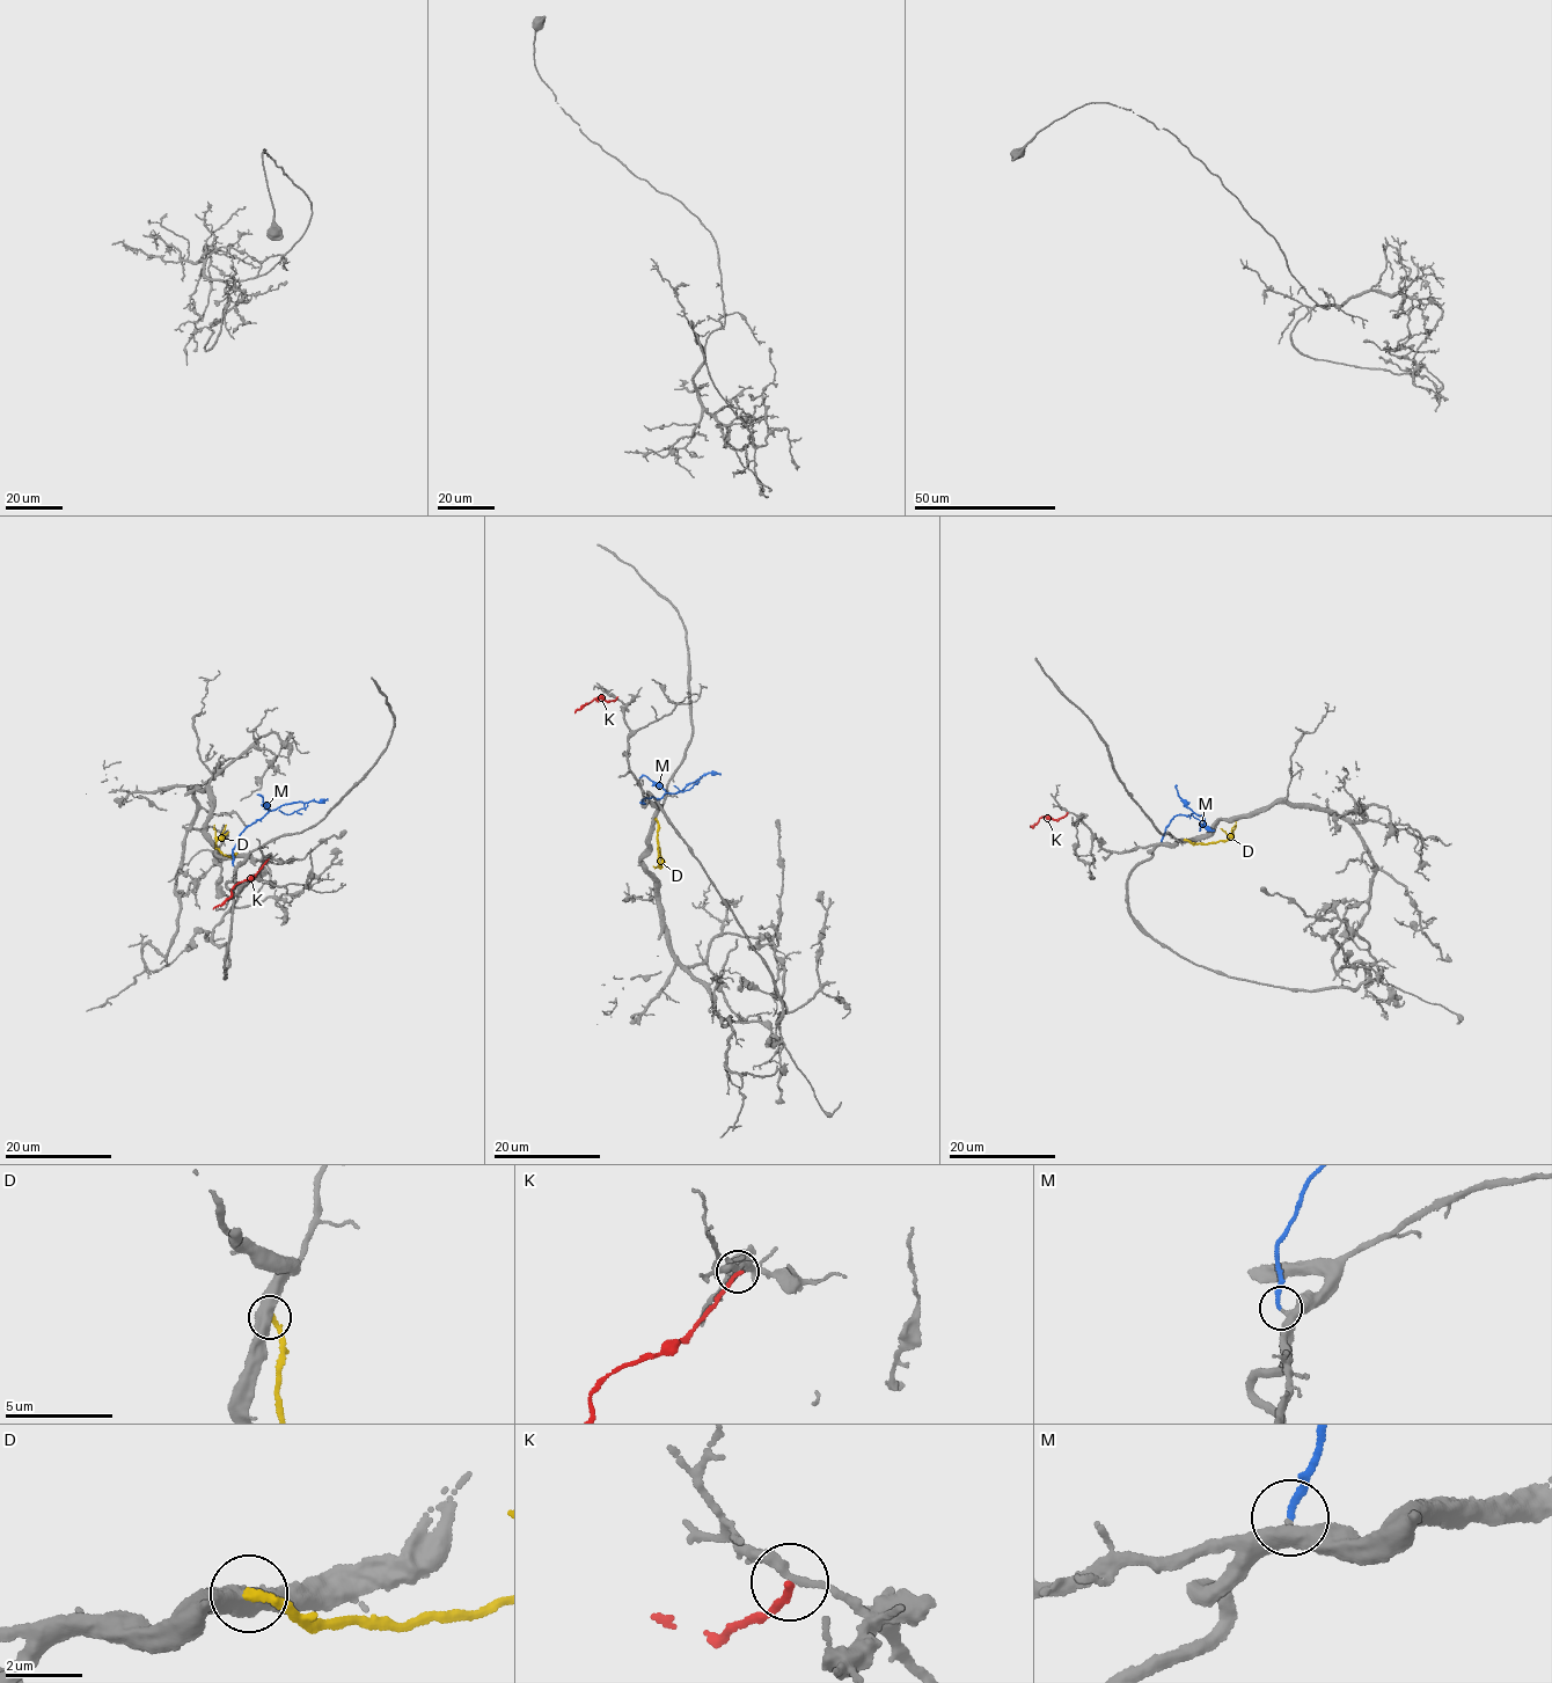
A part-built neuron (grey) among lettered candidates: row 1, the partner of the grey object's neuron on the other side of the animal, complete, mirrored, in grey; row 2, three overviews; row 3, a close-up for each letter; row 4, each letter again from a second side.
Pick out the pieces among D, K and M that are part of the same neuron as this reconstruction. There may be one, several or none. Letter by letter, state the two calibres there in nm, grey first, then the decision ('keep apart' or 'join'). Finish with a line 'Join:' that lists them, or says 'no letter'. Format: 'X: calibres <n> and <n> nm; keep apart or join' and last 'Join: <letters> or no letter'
D: calibres 550 and 240 nm; keep apart
K: calibres 240 and 160 nm; keep apart
M: calibres 360 and 190 nm; join
Join: M

